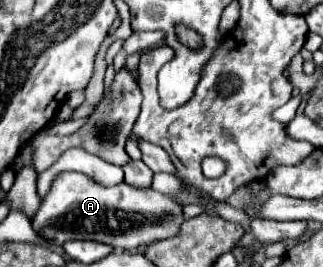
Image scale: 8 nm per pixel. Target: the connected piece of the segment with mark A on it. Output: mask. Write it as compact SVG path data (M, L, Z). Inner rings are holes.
M62 173L52 183L50 193L42 199L42 205L32 219L34 231L54 245L62 245L70 239L92 239L112 245L114 249L136 249L160 239L176 237L180 225L186 221L182 205L172 197L166 197L150 187L140 189L128 183L104 187L82 173Z

